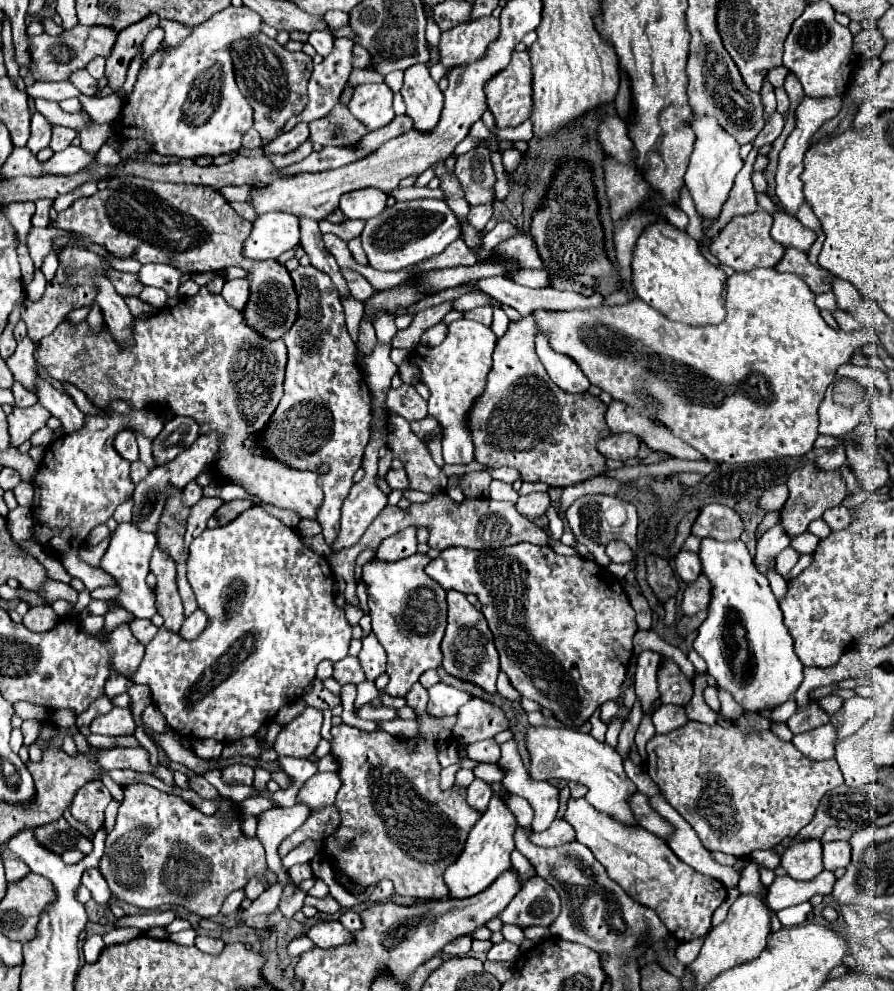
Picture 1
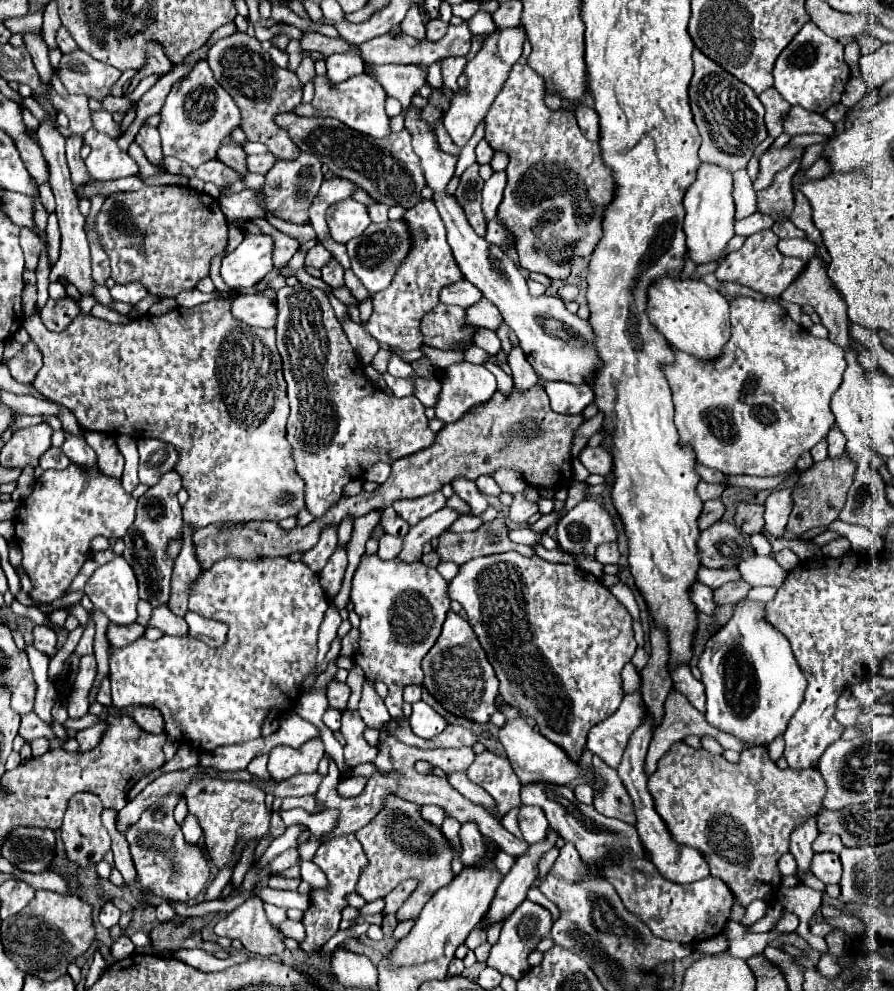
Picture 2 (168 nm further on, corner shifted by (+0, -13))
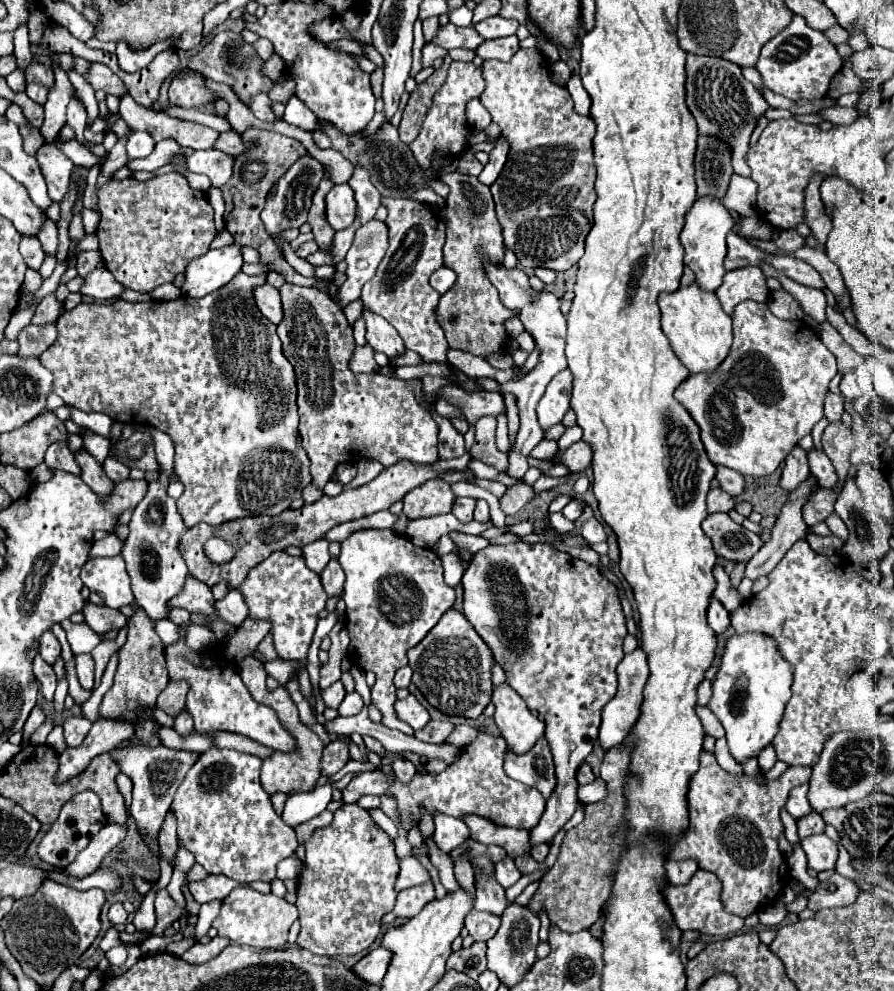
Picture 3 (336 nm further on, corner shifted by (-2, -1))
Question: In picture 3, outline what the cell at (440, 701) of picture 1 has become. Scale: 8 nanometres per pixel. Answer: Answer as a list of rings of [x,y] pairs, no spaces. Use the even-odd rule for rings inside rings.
[[[409,695],[409,697],[403,699],[403,701],[397,701],[397,703],[395,703],[395,711],[397,711],[397,717],[403,719],[405,723],[409,723],[413,729],[423,729],[423,727],[431,721],[431,715],[429,715],[427,709],[417,701],[415,695]]]

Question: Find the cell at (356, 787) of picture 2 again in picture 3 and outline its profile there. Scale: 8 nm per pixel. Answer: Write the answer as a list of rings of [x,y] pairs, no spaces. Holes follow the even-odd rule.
[[[479,733],[479,737],[461,749],[461,759],[453,765],[449,765],[439,775],[415,775],[409,785],[403,785],[395,779],[391,785],[389,779],[381,771],[361,771],[355,773],[351,783],[343,791],[345,803],[355,803],[363,795],[383,795],[393,793],[399,803],[399,813],[403,827],[409,829],[411,819],[419,821],[419,805],[425,805],[429,813],[441,811],[453,817],[461,817],[465,813],[475,813],[481,817],[487,817],[499,825],[505,827],[519,827],[519,829],[533,829],[543,811],[545,811],[545,799],[539,795],[539,791],[507,777],[503,771],[503,759],[507,755],[507,745],[501,737],[493,737],[487,733]]]

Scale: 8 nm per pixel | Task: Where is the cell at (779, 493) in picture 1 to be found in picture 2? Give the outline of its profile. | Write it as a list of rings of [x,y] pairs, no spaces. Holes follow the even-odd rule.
[[[739,503],[737,511],[735,511],[735,525],[751,535],[751,533],[761,533],[761,529],[765,527],[763,521],[763,505],[753,505],[753,503]]]

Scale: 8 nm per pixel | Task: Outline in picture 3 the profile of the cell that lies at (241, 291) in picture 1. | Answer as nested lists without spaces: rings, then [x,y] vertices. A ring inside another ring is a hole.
[[[269,283],[259,285],[259,287],[255,289],[255,303],[257,303],[259,311],[261,311],[271,323],[279,323],[279,321],[283,319],[279,291],[277,291],[275,287],[271,287]]]

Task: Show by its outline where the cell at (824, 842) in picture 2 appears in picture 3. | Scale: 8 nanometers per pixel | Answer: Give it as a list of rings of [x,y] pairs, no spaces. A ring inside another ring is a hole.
[[[811,813],[811,815],[803,817],[803,819],[799,819],[799,821],[797,821],[797,827],[799,827],[799,837],[805,839],[805,837],[809,837],[809,835],[823,833],[827,825],[825,825],[825,821],[823,821],[823,817],[821,817],[819,813]]]

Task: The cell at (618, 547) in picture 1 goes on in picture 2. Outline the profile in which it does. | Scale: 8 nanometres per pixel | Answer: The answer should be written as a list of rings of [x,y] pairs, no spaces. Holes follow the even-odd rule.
[[[603,543],[595,549],[595,557],[599,563],[607,565],[607,563],[617,563],[619,561],[619,551],[617,551],[617,543]]]

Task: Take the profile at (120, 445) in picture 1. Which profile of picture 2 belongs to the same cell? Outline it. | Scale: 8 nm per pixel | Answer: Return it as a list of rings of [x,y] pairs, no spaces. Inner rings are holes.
[[[83,431],[85,441],[97,453],[99,471],[107,477],[121,477],[123,473],[123,455],[115,443],[115,439],[107,433],[91,433]]]

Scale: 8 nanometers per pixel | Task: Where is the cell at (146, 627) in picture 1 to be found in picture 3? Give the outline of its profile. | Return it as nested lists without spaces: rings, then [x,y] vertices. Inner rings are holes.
[[[89,601],[83,607],[83,615],[85,615],[85,623],[97,633],[107,633],[111,629],[123,629],[127,625],[127,617],[121,611],[109,609],[109,607],[97,607]]]

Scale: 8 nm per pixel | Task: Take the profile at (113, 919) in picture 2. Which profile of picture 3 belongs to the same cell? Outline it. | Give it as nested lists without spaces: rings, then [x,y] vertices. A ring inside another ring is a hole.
[[[113,903],[111,909],[109,909],[109,921],[113,925],[119,925],[119,923],[125,923],[127,921],[127,911],[123,909],[121,903]]]

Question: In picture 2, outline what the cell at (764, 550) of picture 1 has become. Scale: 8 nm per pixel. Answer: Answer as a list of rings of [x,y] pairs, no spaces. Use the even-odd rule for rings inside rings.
[[[791,489],[773,491],[773,493],[767,497],[767,501],[765,501],[765,527],[767,527],[775,537],[783,537],[791,507],[793,507]]]

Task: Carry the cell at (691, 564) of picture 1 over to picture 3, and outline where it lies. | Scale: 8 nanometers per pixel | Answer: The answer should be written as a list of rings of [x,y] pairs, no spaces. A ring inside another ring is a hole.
[[[711,597],[711,603],[709,603],[709,609],[707,609],[707,621],[709,621],[709,627],[715,631],[715,633],[723,633],[725,627],[729,625],[729,611],[723,607],[723,603],[715,597]]]

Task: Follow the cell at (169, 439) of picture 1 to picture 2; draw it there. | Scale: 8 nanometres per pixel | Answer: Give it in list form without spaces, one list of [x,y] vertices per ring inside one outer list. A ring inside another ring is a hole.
[[[139,439],[139,481],[145,485],[159,483],[161,475],[171,471],[177,463],[177,451],[171,443],[157,439]]]

